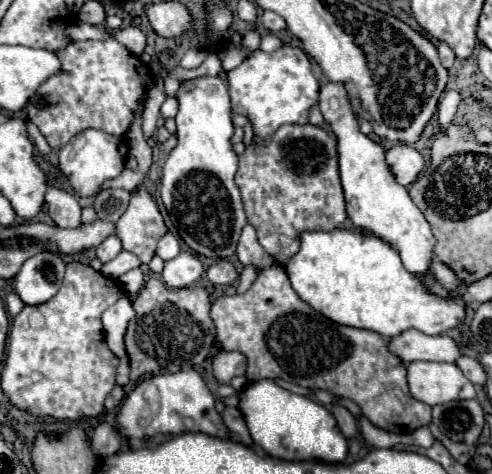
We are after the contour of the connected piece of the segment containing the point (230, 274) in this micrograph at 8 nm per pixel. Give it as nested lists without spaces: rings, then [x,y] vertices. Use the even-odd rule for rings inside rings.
[[[218,260],[216,264],[210,264],[206,270],[206,276],[212,284],[224,284],[230,286],[236,280],[236,270],[228,260]]]

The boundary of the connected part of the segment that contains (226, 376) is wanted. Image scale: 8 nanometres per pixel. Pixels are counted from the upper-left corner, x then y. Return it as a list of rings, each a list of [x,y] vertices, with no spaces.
[[[218,352],[212,360],[214,376],[220,384],[228,384],[234,376],[246,374],[246,358],[240,352]]]

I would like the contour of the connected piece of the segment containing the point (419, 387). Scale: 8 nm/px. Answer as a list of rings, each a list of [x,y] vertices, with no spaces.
[[[410,362],[408,386],[410,394],[428,406],[476,398],[474,384],[448,362]]]

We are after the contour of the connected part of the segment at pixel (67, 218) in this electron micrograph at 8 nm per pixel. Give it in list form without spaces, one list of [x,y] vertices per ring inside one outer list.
[[[48,184],[44,200],[48,204],[48,214],[60,228],[78,228],[82,226],[80,220],[80,204],[78,198],[72,196],[66,190],[56,188],[54,184]]]

